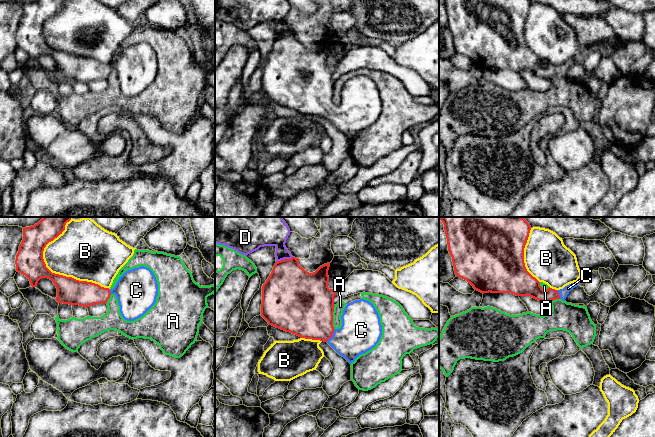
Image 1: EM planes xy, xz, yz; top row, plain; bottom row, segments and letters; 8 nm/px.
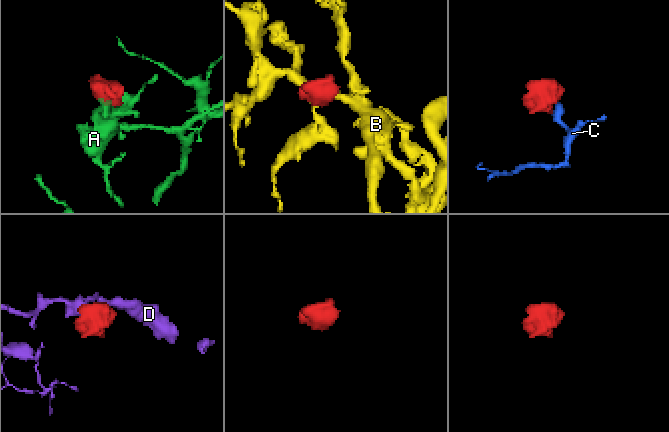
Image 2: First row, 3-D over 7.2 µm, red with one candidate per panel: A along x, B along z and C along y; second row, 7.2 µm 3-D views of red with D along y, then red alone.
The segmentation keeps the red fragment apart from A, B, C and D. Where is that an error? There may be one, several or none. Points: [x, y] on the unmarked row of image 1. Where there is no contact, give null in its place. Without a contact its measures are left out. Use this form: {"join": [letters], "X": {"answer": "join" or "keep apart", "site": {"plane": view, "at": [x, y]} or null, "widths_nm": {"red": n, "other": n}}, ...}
{"join": ["C"], "A": {"answer": "keep apart", "site": {"plane": "xz", "at": [332, 93]}, "widths_nm": {"red": 480, "other": 80}}, "B": {"answer": "keep apart", "site": {"plane": "xy", "at": [56, 50]}, "widths_nm": {"red": 220, "other": 400}}, "C": {"answer": "join", "site": {"plane": "xz", "at": [332, 110]}, "widths_nm": {"red": 380, "other": 320}}, "D": {"answer": "keep apart", "site": {"plane": "xz", "at": [284, 35]}, "widths_nm": {"red": 400, "other": 180}}}

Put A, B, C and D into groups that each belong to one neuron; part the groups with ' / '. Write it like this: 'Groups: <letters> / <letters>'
Groups: A / B / C / D

